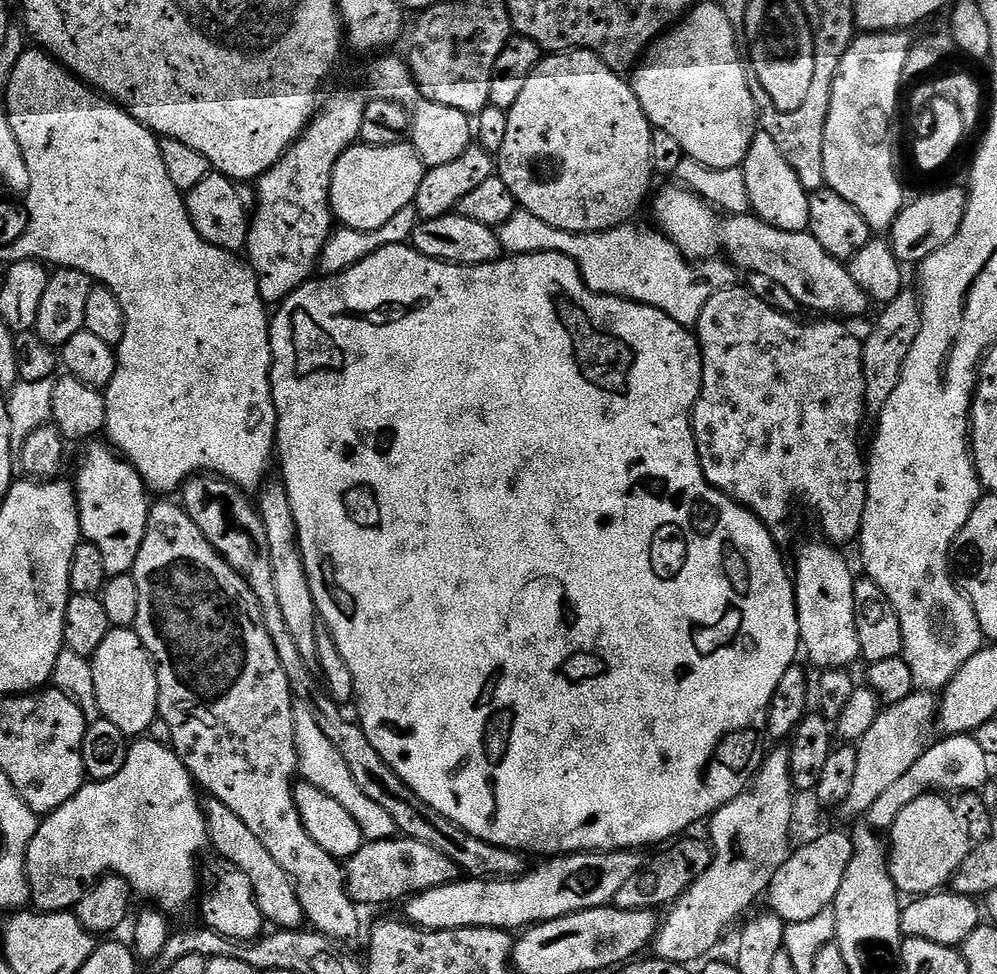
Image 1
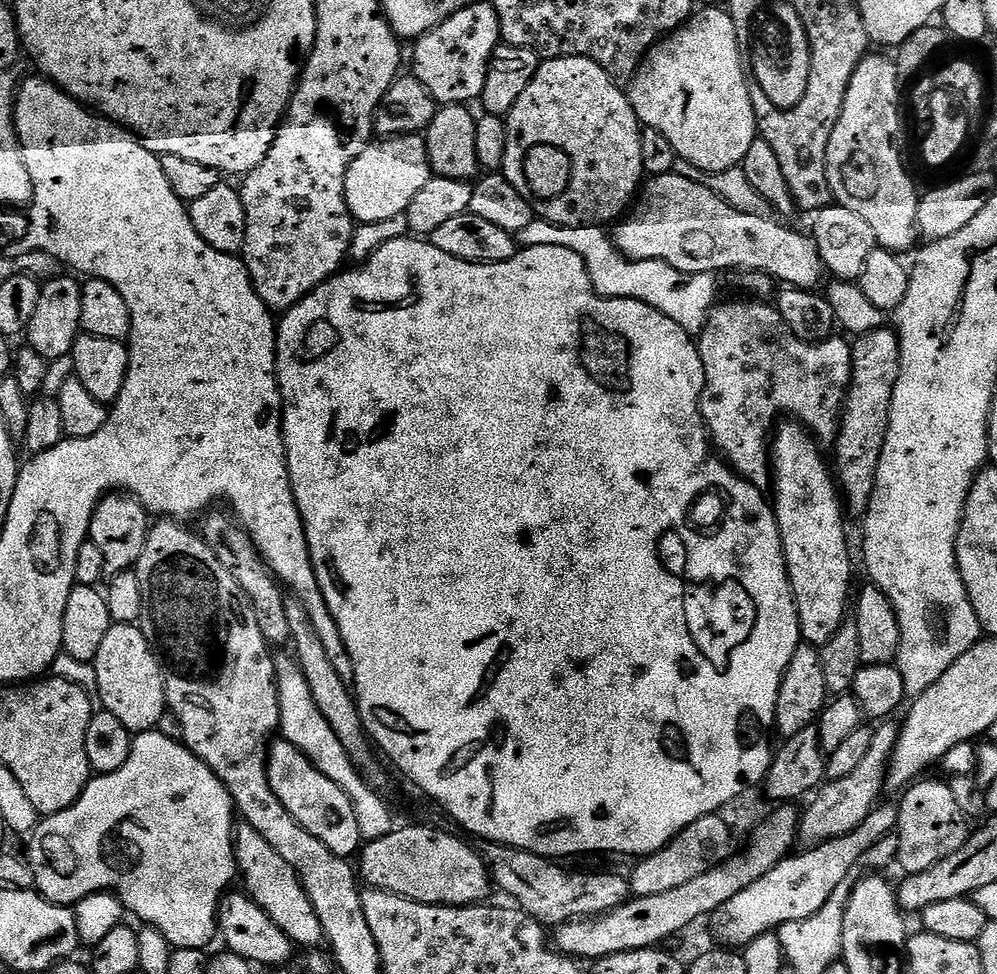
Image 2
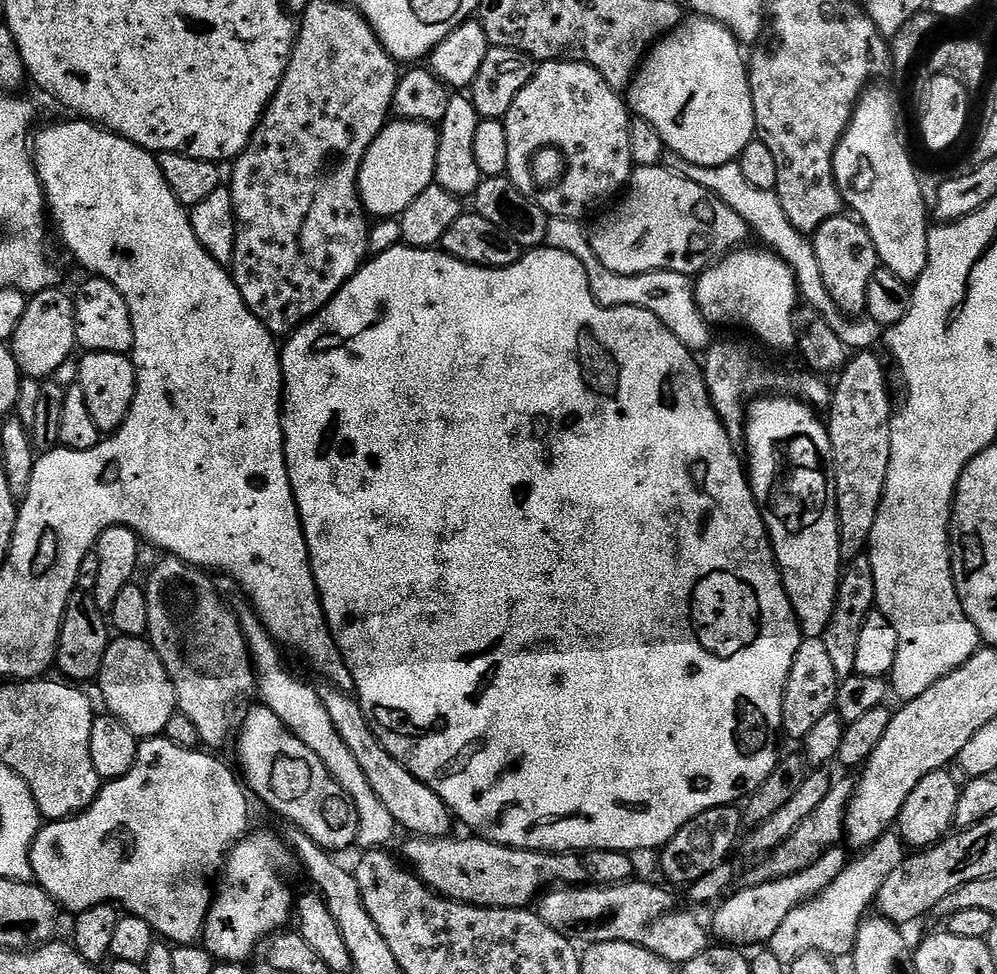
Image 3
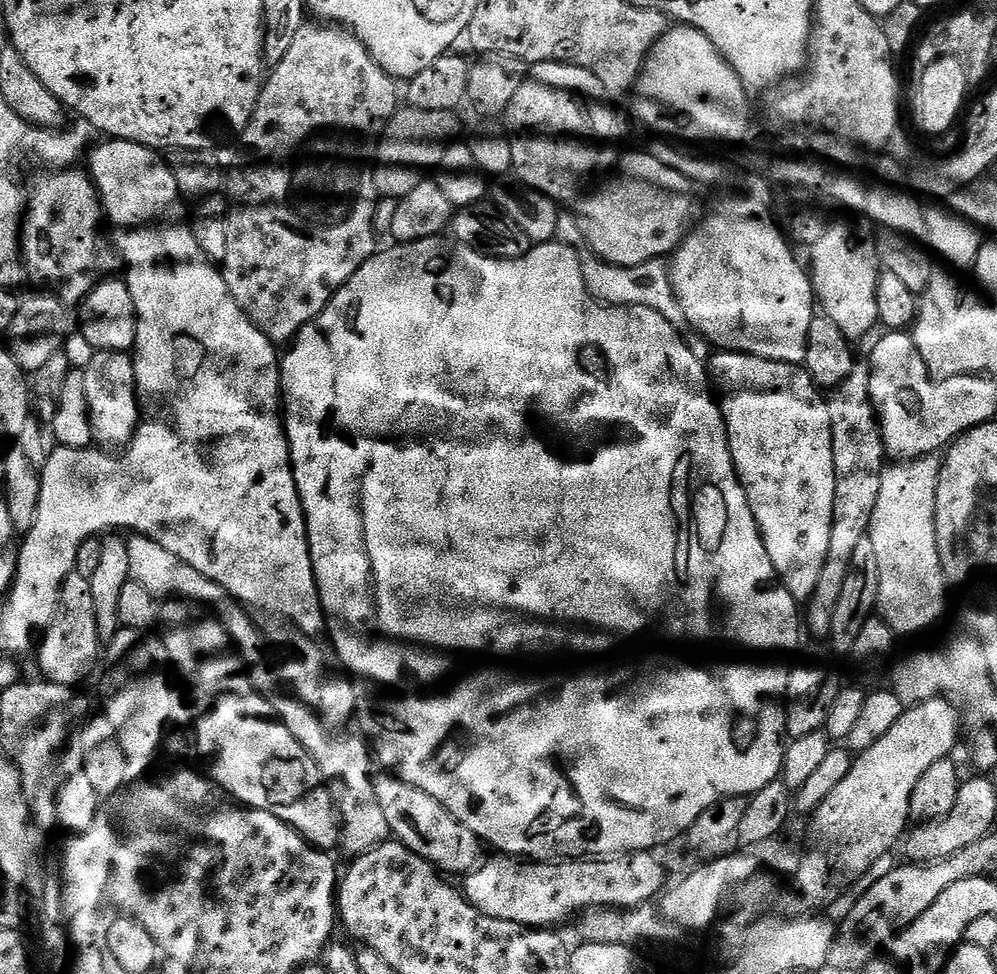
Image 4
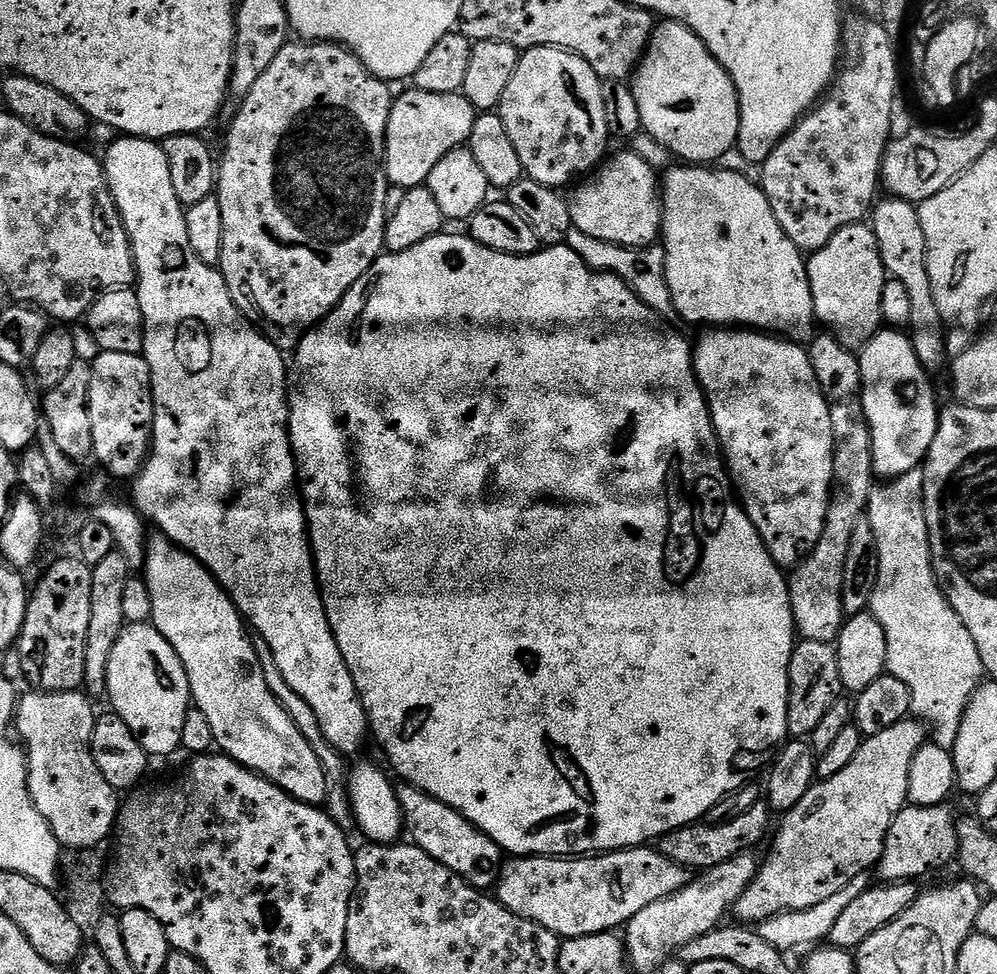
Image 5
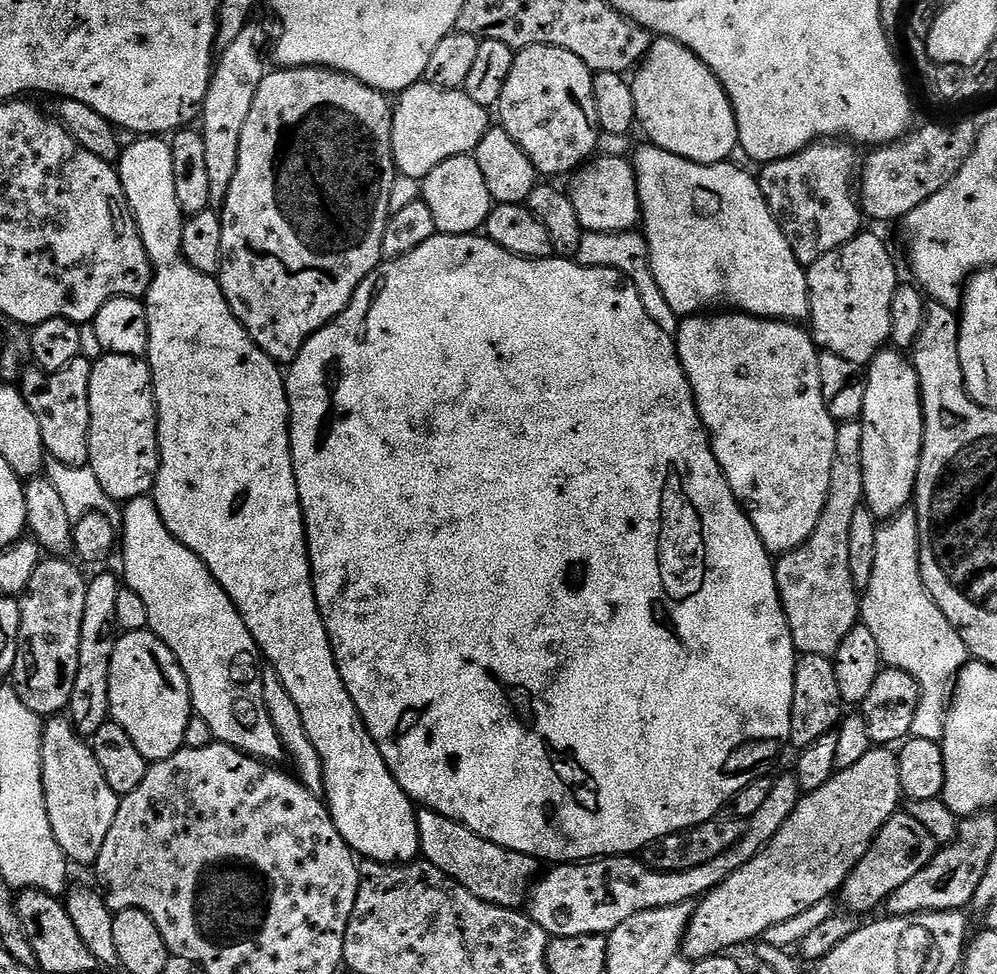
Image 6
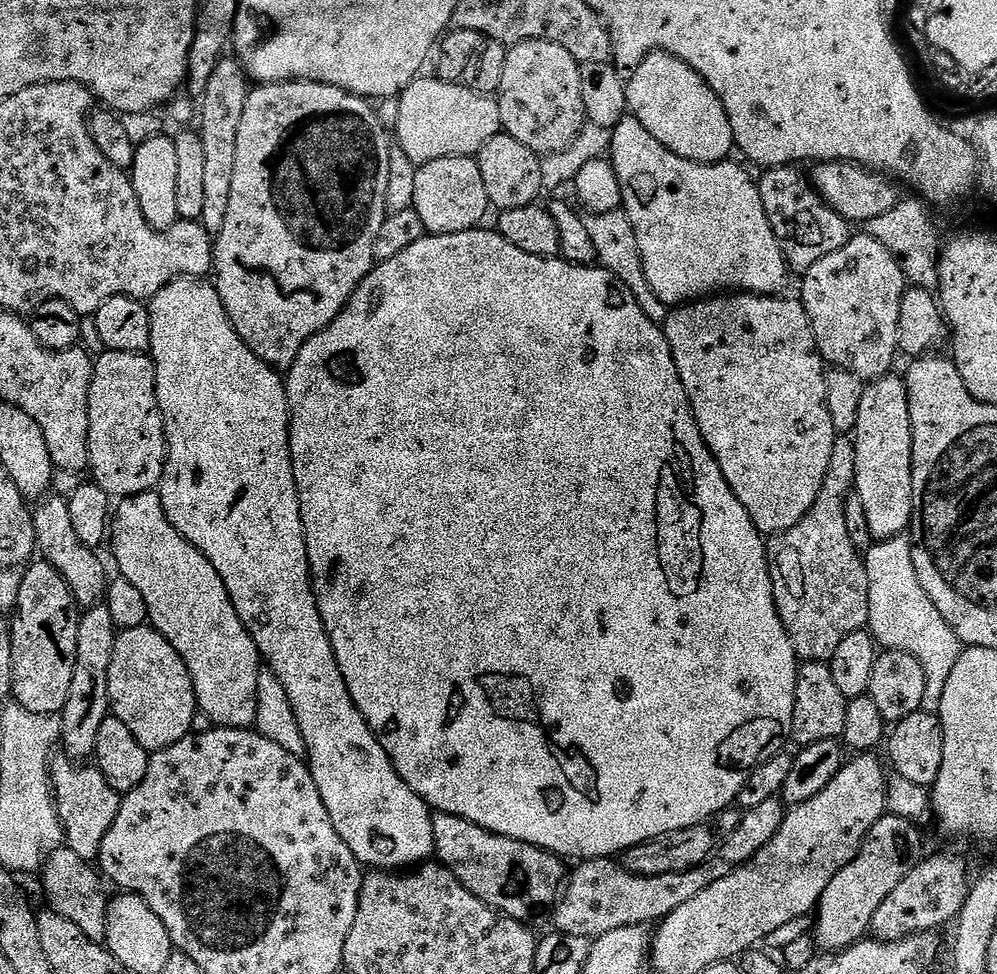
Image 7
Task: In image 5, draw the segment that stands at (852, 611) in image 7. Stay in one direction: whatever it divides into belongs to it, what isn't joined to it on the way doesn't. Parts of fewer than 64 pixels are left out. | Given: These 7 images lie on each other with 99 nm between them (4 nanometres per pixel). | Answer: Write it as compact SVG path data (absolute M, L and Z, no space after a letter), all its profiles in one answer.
M854 399L831 405L830 422L834 434L832 499L828 501L822 538L812 553L791 573L788 593L799 639L832 646L840 637L846 619L842 606L842 586L850 537L854 535L854 526L865 519L877 474L874 470L870 422L864 404Z

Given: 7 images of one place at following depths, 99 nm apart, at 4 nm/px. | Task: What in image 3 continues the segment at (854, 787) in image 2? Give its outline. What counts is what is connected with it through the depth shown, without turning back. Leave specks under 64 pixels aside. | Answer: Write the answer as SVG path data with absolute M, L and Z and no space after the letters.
M837 779L832 785L830 794L826 794L826 798L822 798L821 804L814 809L814 814L810 814L810 818L806 818L806 822L802 822L802 826L798 826L798 830L794 830L794 834L786 838L782 846L778 846L778 850L774 850L771 856L757 863L760 865L749 874L747 883L757 885L770 883L771 880L790 878L791 875L806 870L829 850L837 847L846 836L848 804L852 801L853 791L853 781Z

